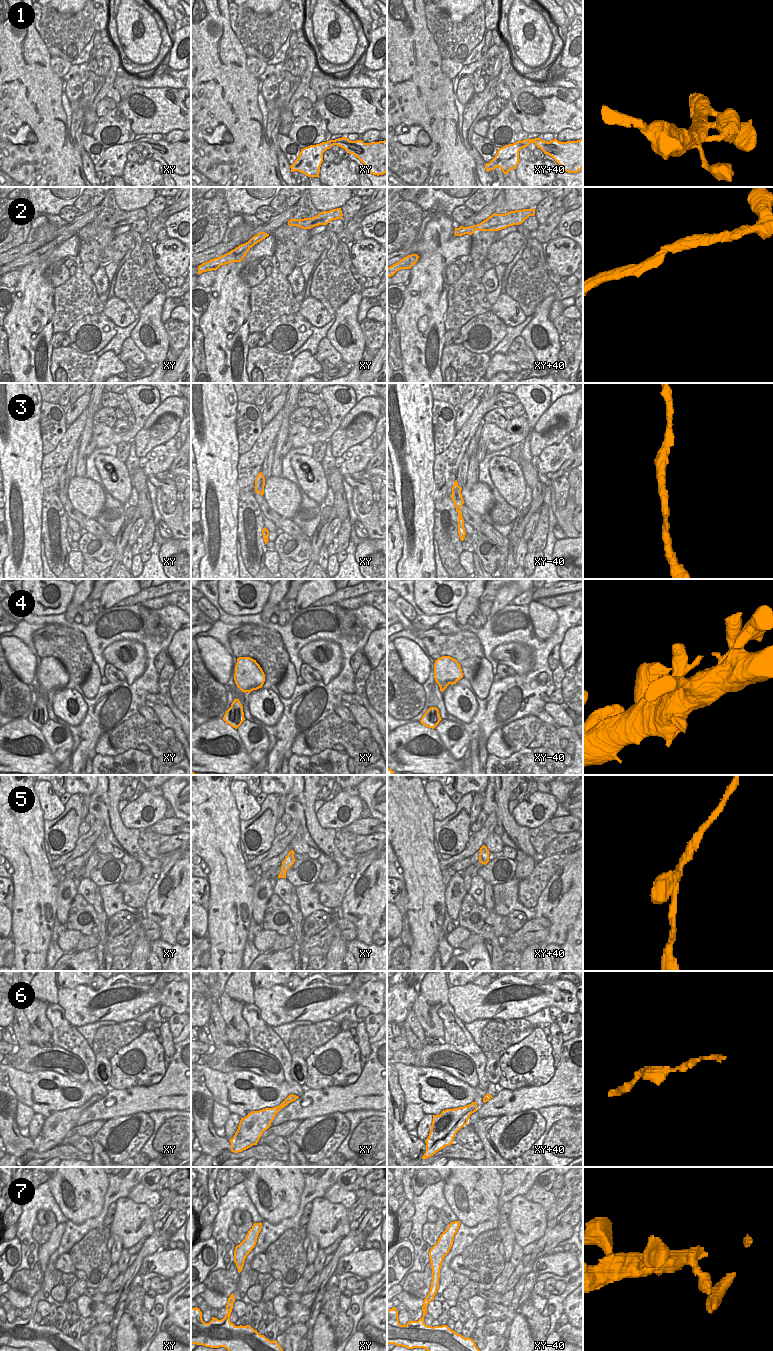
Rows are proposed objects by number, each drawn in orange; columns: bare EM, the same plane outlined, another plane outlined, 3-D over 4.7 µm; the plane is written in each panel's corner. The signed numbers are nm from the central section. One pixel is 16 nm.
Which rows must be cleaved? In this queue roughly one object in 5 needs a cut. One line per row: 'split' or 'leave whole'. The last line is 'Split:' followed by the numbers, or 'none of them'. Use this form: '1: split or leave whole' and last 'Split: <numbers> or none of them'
1: leave whole
2: leave whole
3: leave whole
4: leave whole
5: leave whole
6: leave whole
7: leave whole
Split: none of them

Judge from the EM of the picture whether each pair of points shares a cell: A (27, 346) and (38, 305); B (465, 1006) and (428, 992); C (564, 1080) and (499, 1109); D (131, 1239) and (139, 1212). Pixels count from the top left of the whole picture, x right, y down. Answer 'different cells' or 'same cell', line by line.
A: same cell
B: different cells
C: same cell
D: same cell

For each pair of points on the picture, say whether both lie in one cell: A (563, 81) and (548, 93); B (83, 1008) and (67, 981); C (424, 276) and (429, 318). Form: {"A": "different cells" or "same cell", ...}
{"A": "different cells", "B": "different cells", "C": "same cell"}

